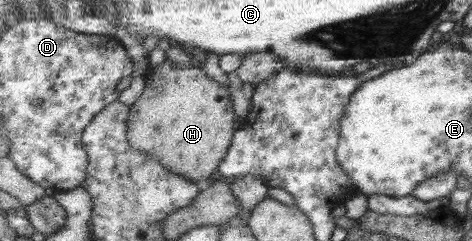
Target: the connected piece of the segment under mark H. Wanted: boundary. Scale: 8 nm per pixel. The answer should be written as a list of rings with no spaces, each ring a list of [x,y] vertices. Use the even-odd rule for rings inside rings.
[[[168,58],[153,68],[153,72],[145,78],[147,86],[143,96],[131,106],[128,122],[128,140],[131,147],[146,153],[149,157],[157,158],[171,172],[179,174],[186,180],[197,184],[208,184],[209,176],[213,176],[223,159],[227,157],[234,135],[233,124],[238,117],[235,115],[233,100],[228,86],[219,86],[213,82],[200,66],[192,65],[182,68]]]

